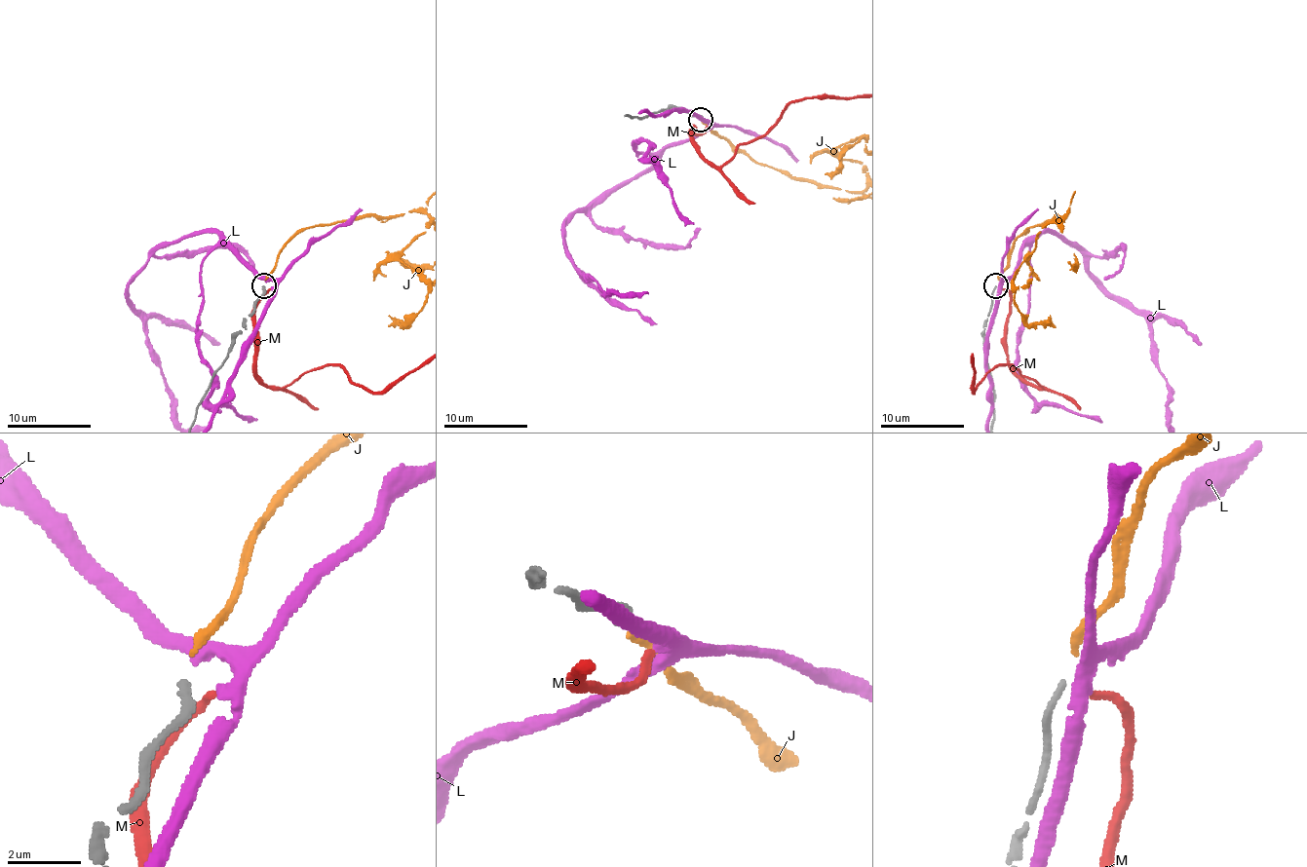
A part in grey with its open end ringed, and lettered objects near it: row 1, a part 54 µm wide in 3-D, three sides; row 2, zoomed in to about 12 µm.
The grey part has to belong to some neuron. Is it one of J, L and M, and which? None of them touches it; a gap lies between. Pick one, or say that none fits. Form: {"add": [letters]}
{"add": ["J"]}

